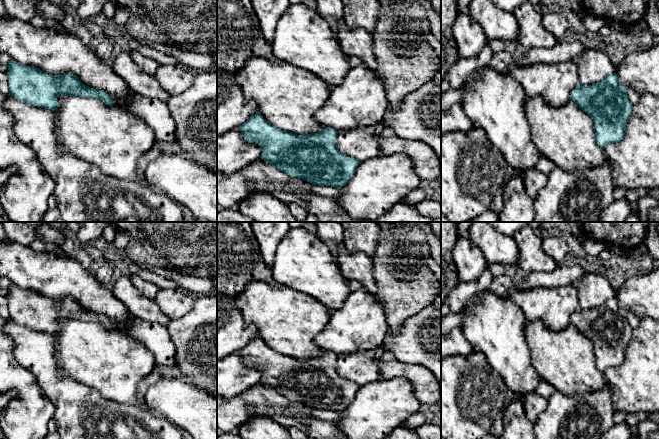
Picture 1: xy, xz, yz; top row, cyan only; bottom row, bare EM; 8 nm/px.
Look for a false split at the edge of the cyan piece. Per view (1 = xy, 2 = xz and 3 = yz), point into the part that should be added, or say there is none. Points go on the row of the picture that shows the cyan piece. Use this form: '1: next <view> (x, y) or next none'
1: next none
2: next none
3: next none

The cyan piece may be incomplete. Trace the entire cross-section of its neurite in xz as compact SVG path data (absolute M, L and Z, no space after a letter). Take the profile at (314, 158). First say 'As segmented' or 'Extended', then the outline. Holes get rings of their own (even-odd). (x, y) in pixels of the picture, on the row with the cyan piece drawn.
As segmented. M258 112L240 126L245 141L261 146L261 159L292 177L314 185L341 188L356 171L360 161L337 149L338 131L326 127L307 135L297 135L270 124Z

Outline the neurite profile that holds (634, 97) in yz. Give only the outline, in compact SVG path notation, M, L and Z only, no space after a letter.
M628 88L628 90L627 90L627 96L628 96L630 102L631 102L633 105L638 104L638 102L639 102L639 100L640 100L640 95L639 95L639 93L636 92L634 89Z

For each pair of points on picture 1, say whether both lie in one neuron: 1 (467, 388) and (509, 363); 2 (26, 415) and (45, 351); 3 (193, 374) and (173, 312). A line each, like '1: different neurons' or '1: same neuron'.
1: different neurons
2: different neurons
3: different neurons

